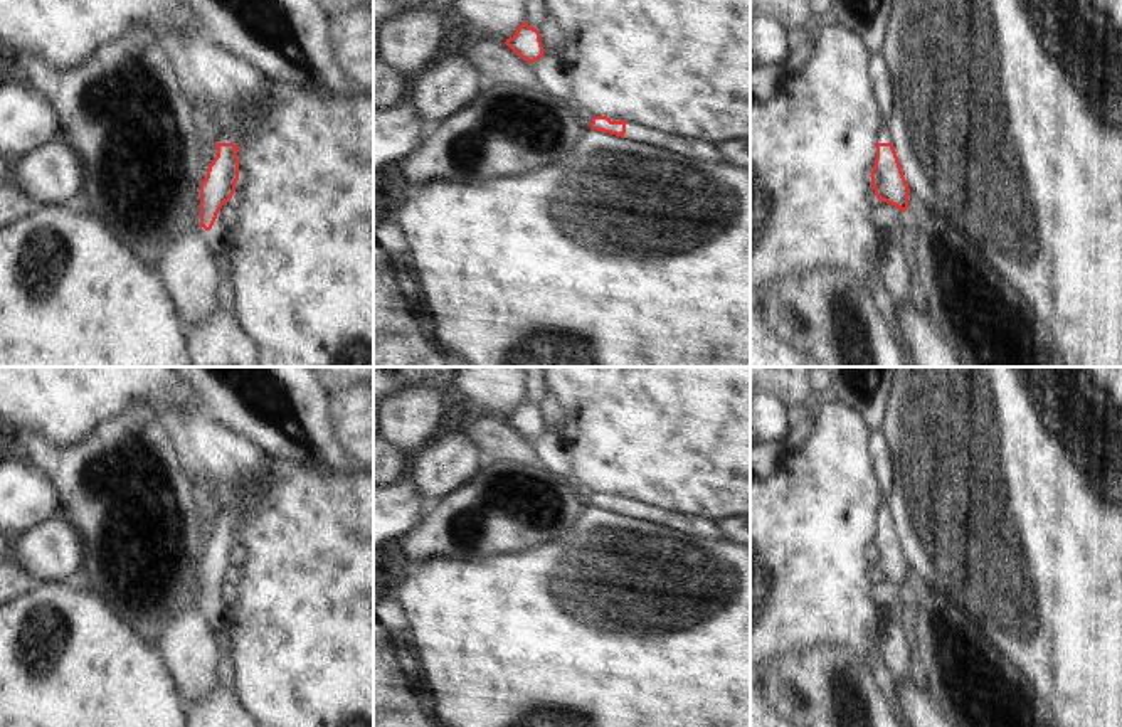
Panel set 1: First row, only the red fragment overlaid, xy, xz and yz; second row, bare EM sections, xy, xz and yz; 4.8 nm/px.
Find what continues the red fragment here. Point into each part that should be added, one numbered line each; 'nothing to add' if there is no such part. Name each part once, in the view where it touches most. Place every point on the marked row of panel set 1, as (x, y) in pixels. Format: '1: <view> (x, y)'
1: xy (236, 135)

